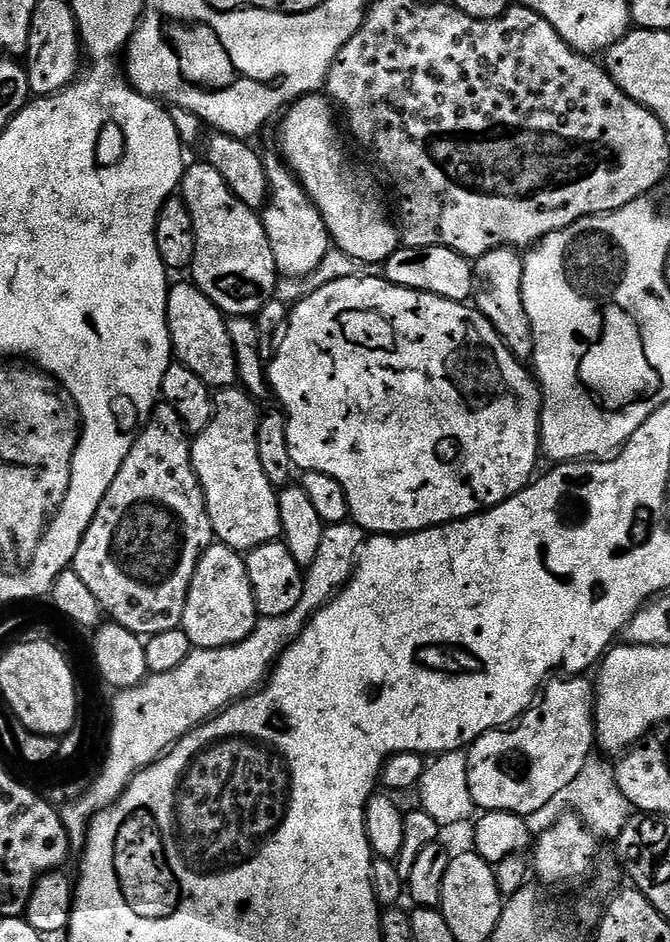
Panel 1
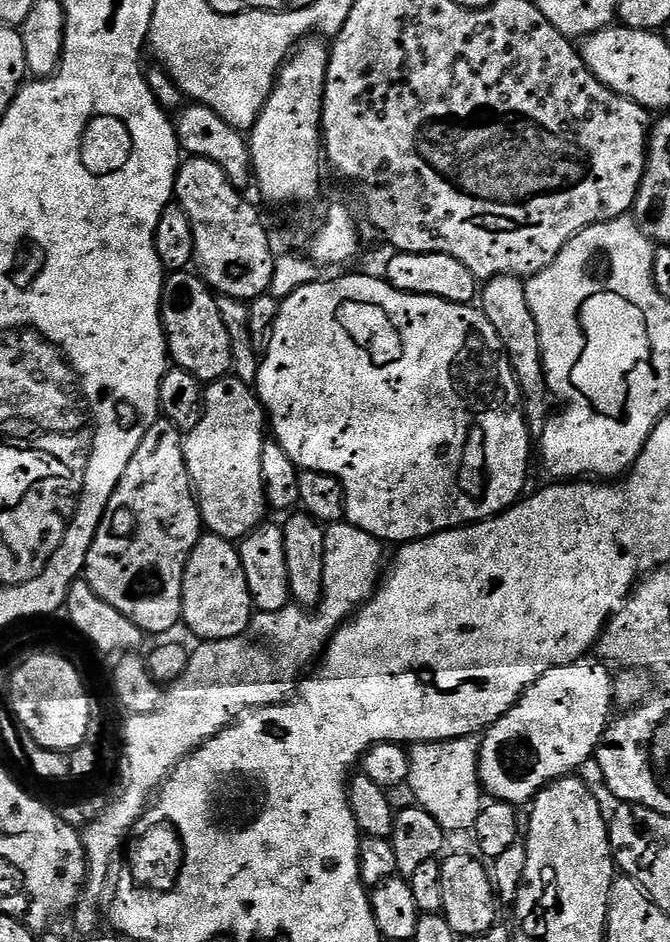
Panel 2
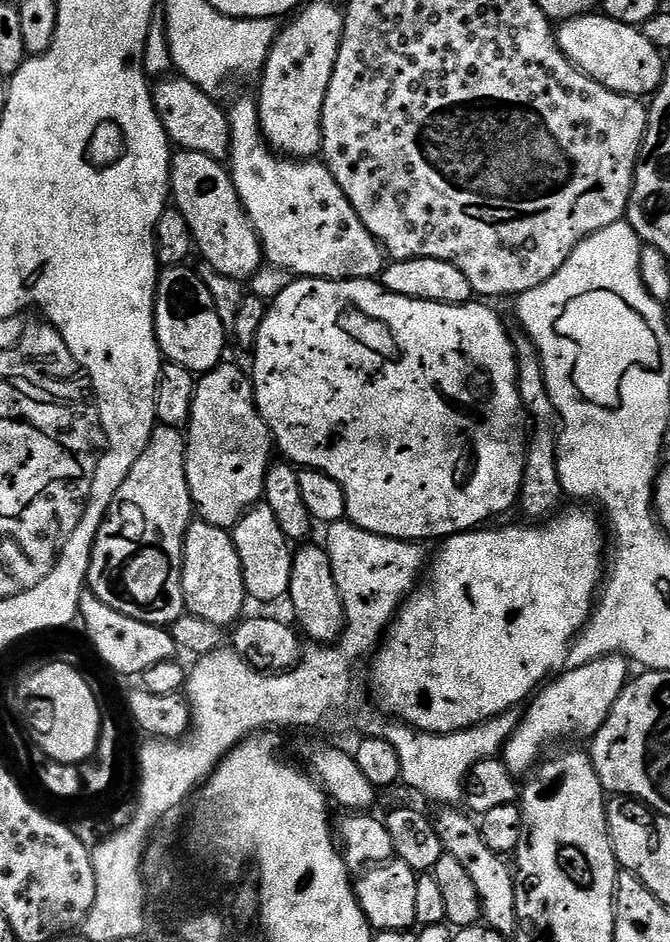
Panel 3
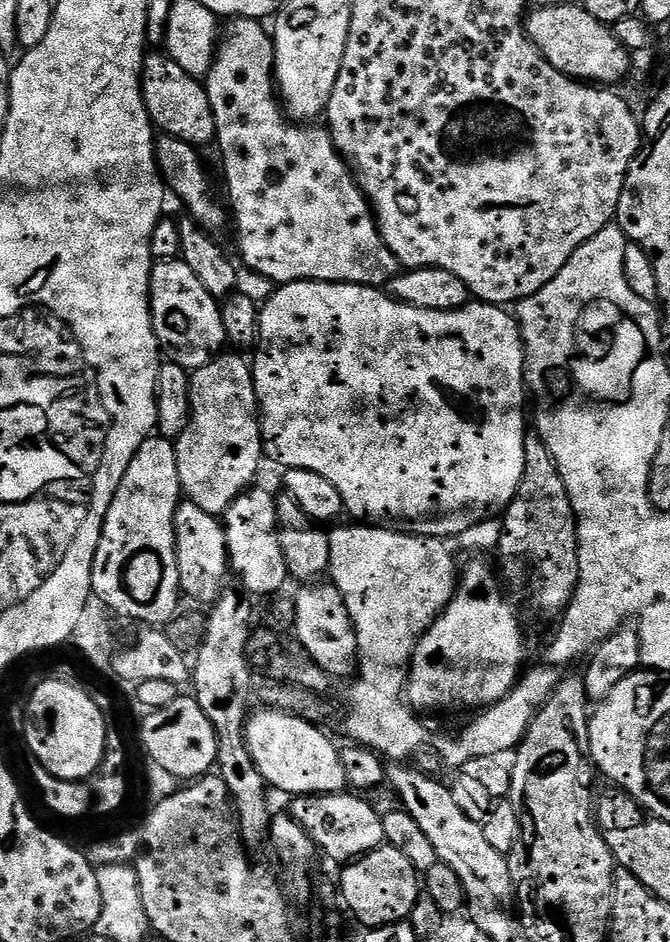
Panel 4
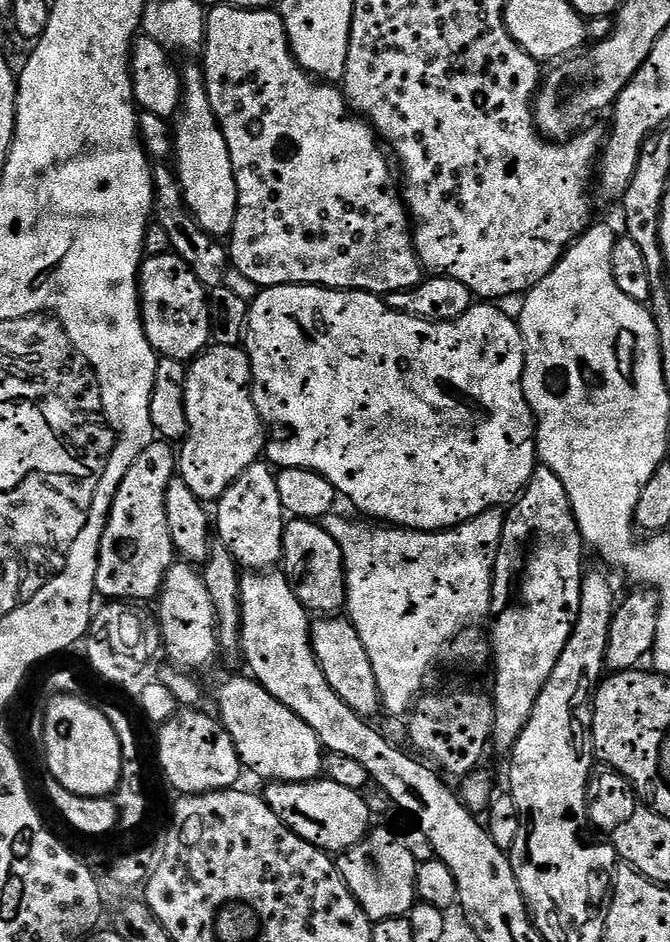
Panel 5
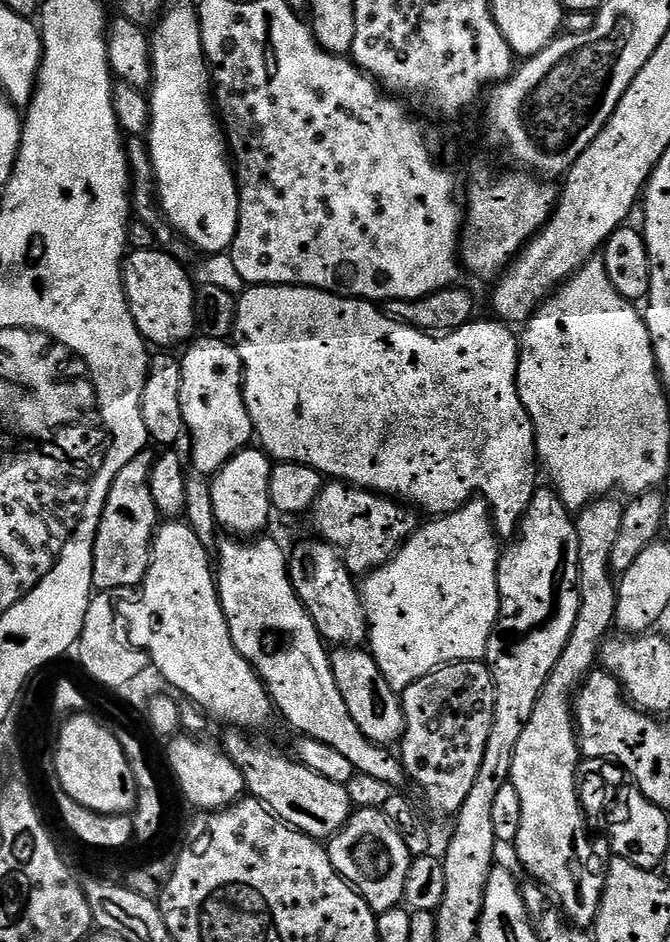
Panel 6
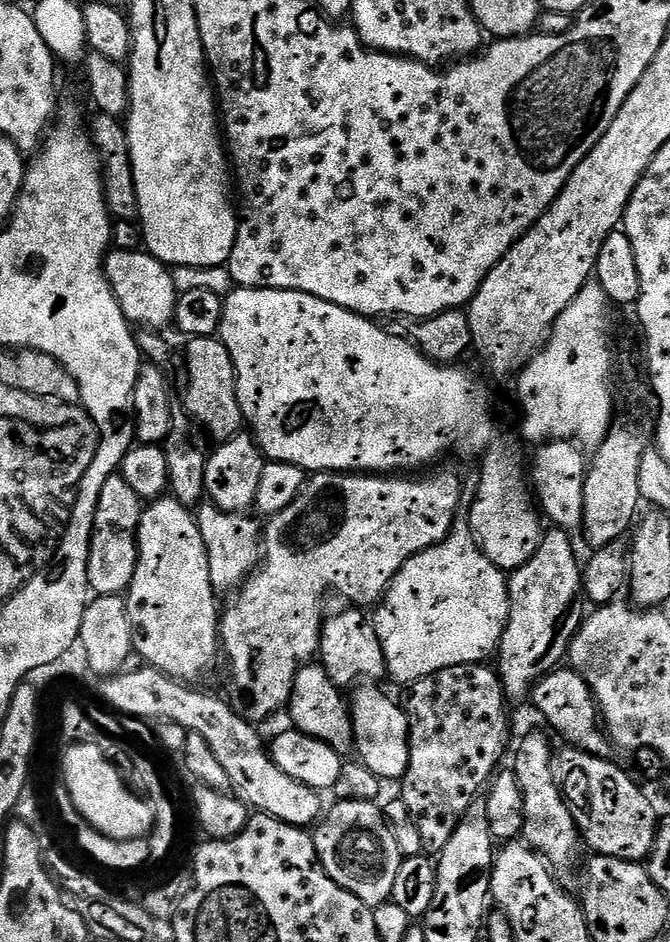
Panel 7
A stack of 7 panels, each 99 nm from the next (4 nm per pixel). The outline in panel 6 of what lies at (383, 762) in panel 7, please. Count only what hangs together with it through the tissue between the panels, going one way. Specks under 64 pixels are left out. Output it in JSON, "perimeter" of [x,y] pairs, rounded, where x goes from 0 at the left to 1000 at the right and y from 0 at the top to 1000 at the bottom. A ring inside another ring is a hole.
{"perimeter":[[[507,686],[494,693],[493,700],[499,724],[504,724],[504,732],[510,732],[510,741],[516,741],[516,754],[522,754],[522,762],[534,766],[534,775],[540,775],[552,788],[569,792],[590,791],[603,779],[600,743],[582,724],[576,724],[570,711],[564,711],[564,703],[554,691],[537,686]]]}

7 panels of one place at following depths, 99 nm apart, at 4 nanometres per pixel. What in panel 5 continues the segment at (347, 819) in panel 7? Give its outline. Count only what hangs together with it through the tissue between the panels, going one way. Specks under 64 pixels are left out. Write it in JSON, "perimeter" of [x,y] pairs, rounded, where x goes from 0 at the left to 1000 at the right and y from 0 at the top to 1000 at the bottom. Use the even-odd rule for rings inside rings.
{"perimeter":[[[557,878],[534,895],[506,906],[504,920],[534,962],[540,962],[549,976],[557,979],[596,972],[607,973],[624,958],[621,950],[624,918],[618,907],[612,907],[601,891],[593,884],[590,887],[579,879]]]}

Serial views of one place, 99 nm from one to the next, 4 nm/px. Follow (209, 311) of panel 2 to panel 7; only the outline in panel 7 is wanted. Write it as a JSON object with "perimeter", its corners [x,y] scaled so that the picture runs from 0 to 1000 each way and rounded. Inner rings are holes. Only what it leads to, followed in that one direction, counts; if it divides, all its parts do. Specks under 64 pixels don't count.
{"perimeter":[[[163,266],[155,273],[155,294],[164,299],[170,316],[193,344],[213,346],[221,350],[245,350],[249,344],[252,347],[261,341],[266,311],[260,304],[257,285],[225,272],[221,266]]]}

